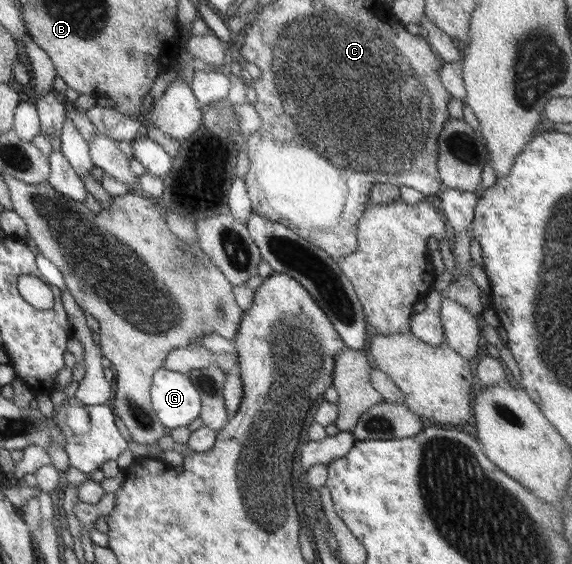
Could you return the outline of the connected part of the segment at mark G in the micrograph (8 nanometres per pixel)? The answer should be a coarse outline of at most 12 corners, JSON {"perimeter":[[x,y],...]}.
{"perimeter":[[155,370],[150,402],[170,430],[188,426],[200,399],[187,374]]}

